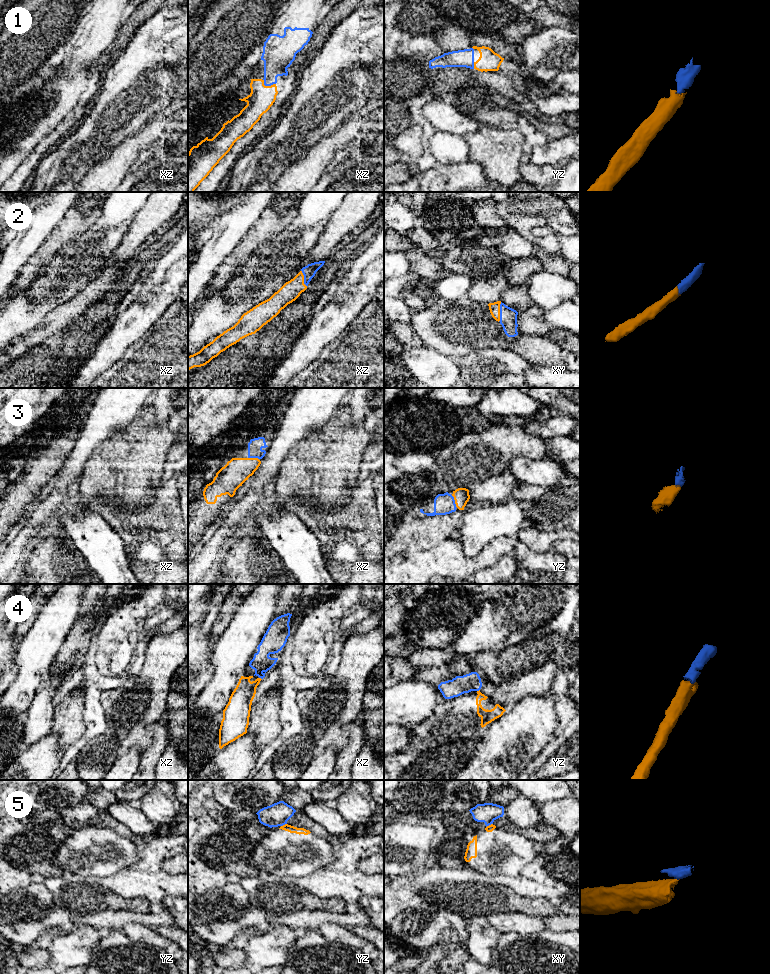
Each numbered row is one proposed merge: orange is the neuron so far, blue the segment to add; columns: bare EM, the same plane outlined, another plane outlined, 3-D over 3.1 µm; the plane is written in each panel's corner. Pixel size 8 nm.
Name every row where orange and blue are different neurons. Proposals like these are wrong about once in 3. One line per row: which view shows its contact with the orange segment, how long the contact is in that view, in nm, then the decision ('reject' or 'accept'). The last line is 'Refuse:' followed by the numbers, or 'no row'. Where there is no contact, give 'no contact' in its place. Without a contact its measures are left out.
1: xz | 110 nm | accept
2: xy | 160 nm | accept
3: yz | 120 nm | accept
4: xz | 30 nm | reject
5: yz | 50 nm | reject
Refuse: 4, 5

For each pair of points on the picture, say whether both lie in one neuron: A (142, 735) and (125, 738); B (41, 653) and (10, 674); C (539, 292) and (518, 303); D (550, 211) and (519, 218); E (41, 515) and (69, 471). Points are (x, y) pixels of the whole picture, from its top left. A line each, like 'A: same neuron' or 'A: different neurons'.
A: same neuron
B: different neurons
C: different neurons
D: same neuron
E: same neuron

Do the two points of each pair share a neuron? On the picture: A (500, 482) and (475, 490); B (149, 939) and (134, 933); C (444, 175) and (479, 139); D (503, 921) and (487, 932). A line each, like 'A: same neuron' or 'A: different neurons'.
A: same neuron
B: same neuron
C: different neurons
D: different neurons

